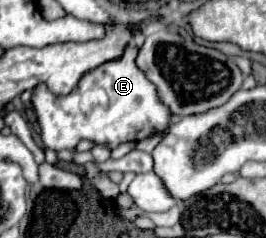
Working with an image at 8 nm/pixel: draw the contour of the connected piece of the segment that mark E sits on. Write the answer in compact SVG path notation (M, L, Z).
M128 45L121 59L109 61L85 73L79 81L79 87L75 87L69 95L53 95L47 85L33 89L33 107L41 125L41 139L45 149L75 149L75 145L83 139L115 149L121 143L141 141L165 131L173 115L159 101L155 87L137 67L137 54L138 49Z

